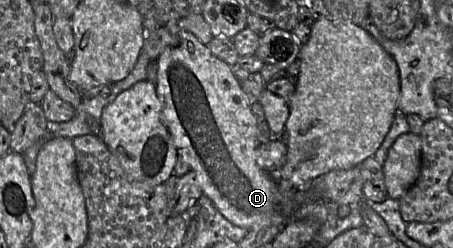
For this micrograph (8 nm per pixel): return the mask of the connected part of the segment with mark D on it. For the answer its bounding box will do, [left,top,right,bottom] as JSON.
[155,30,369,230]

